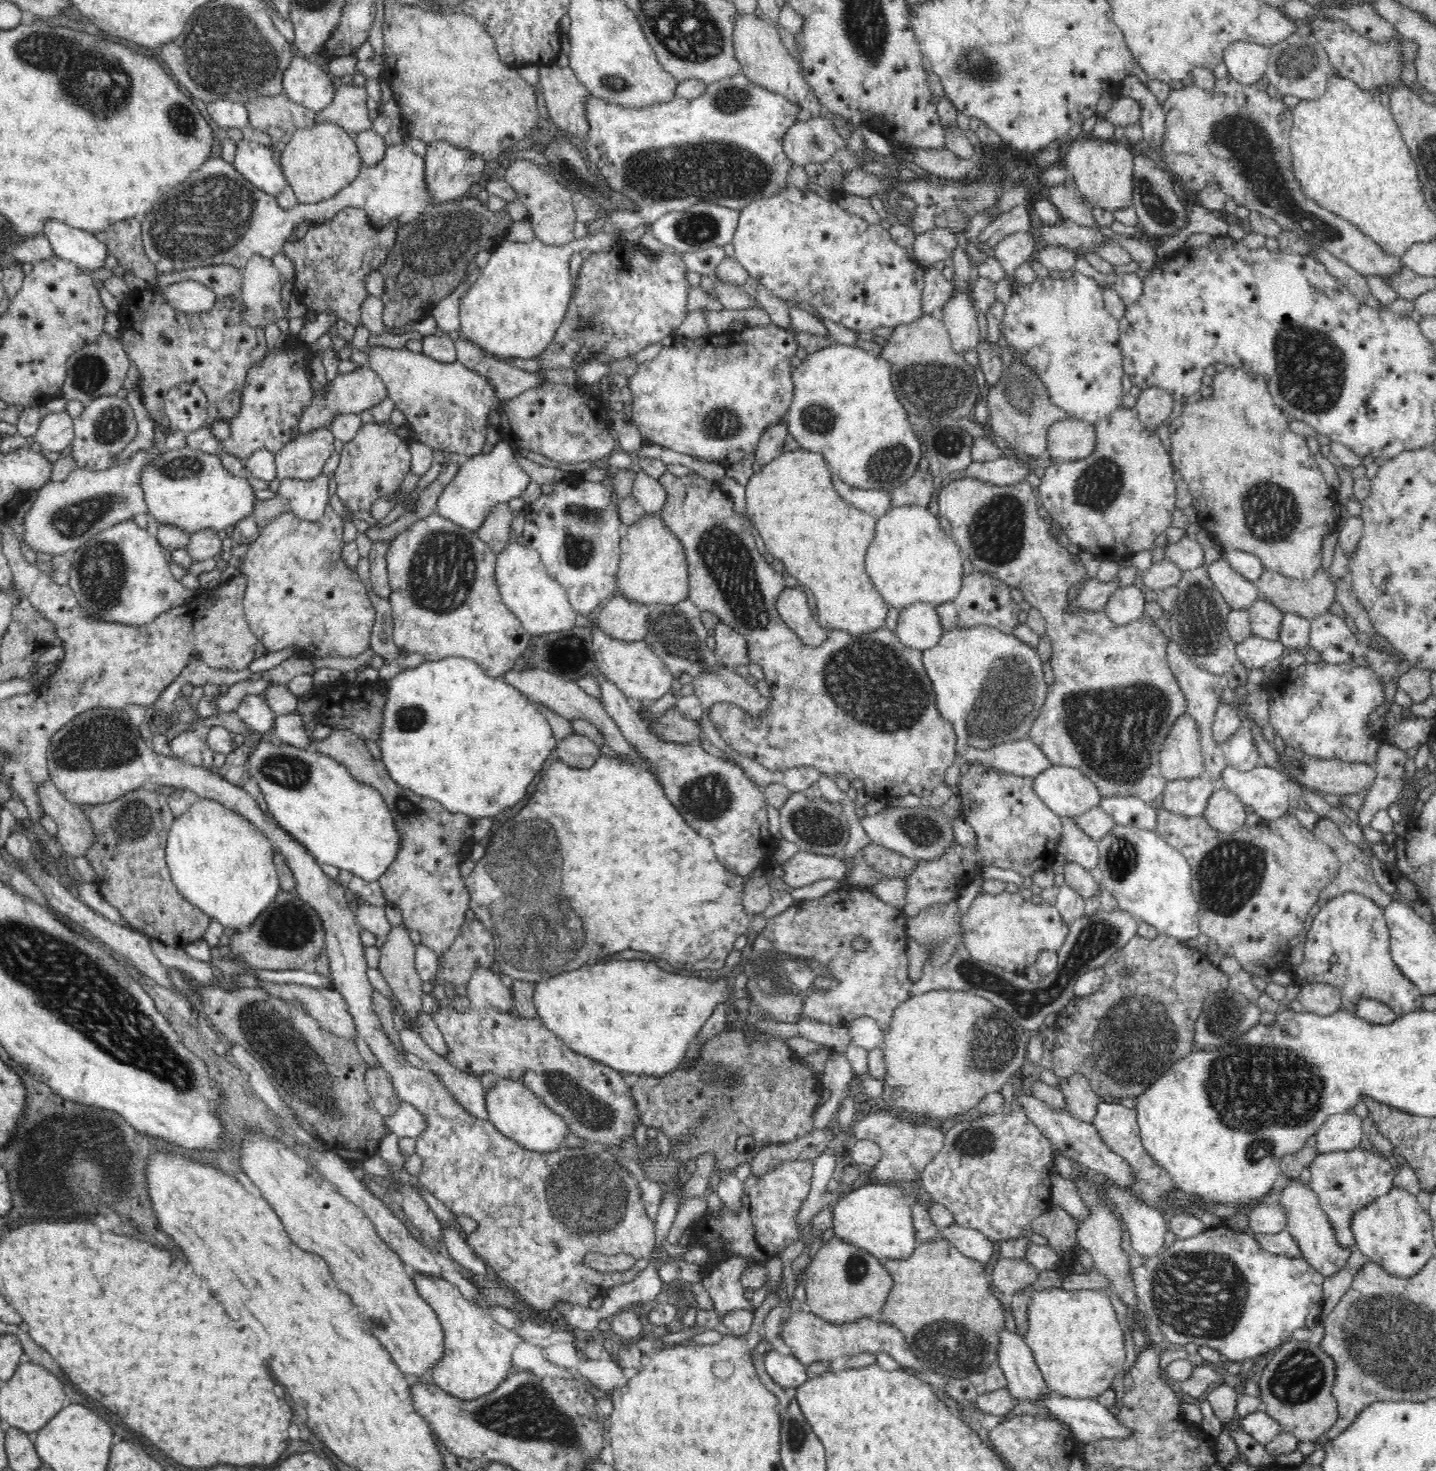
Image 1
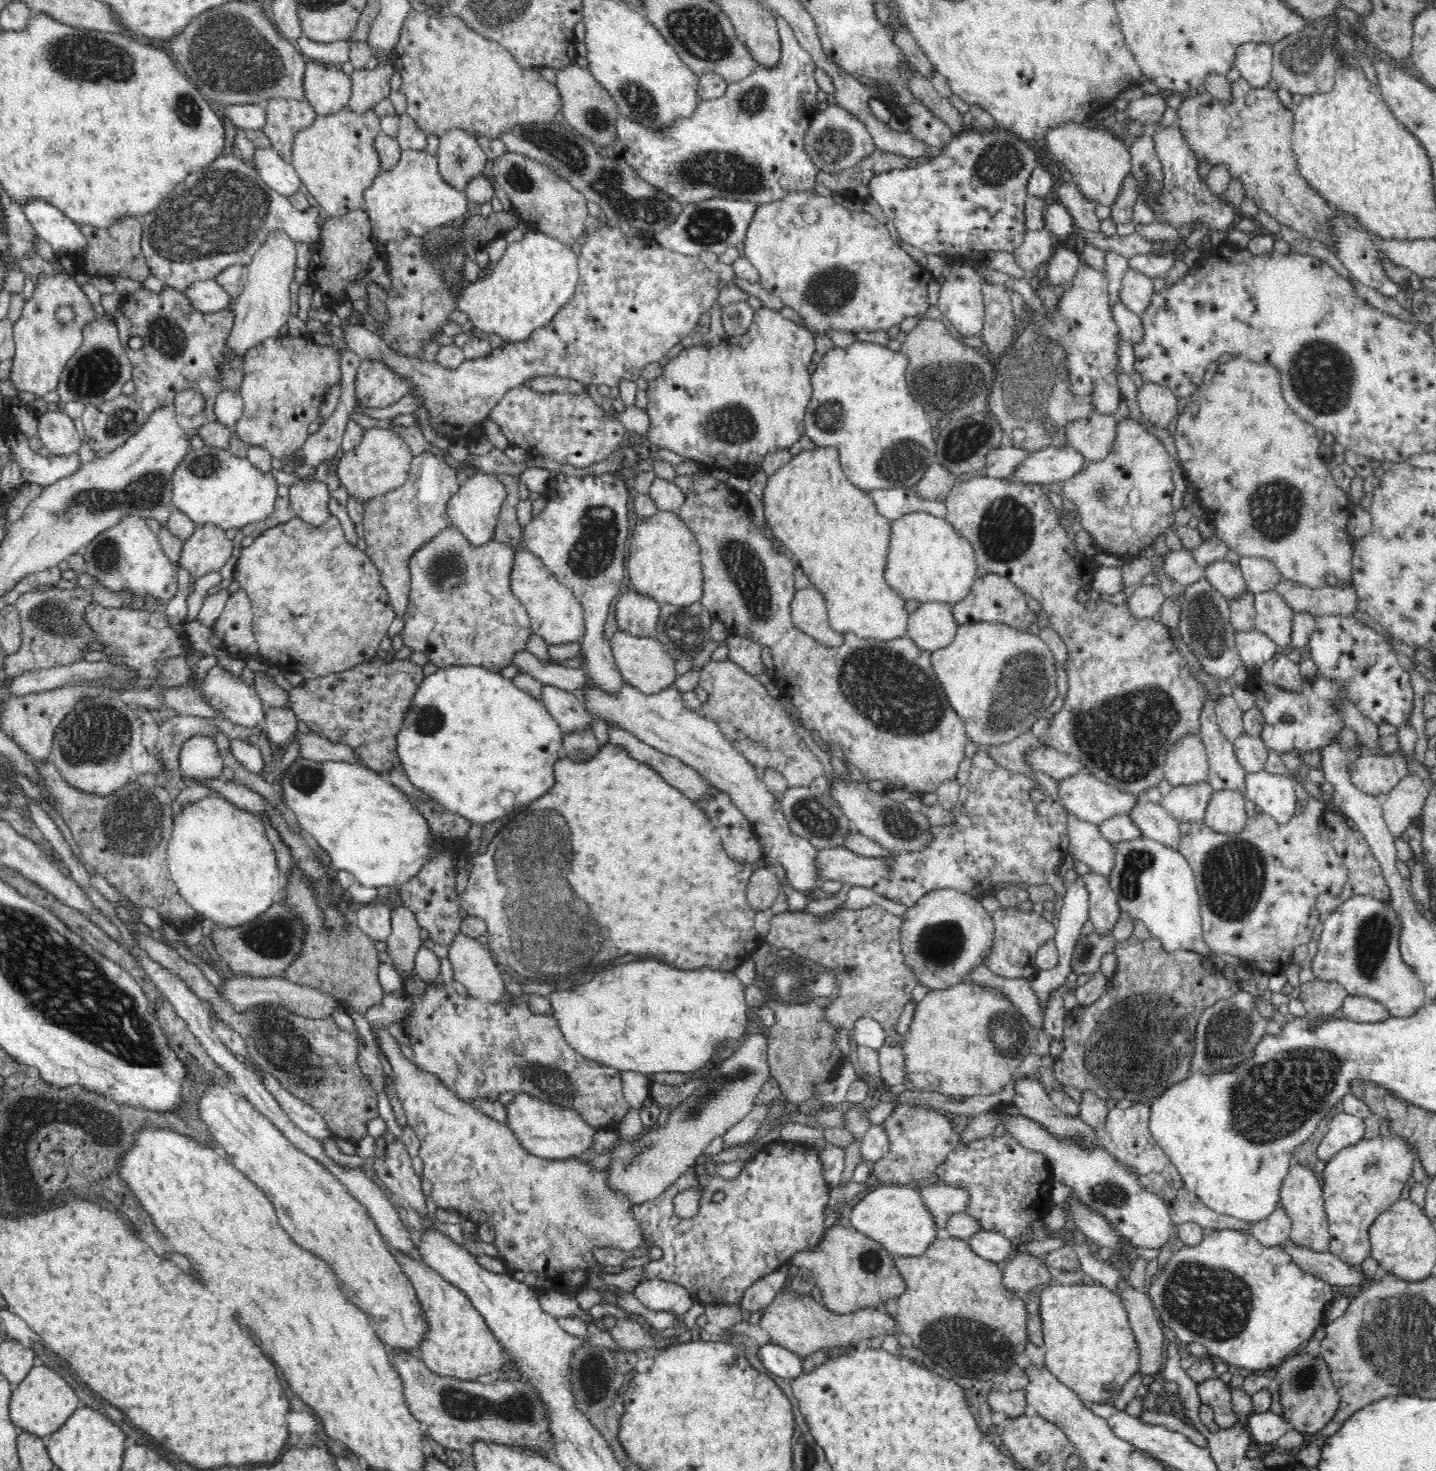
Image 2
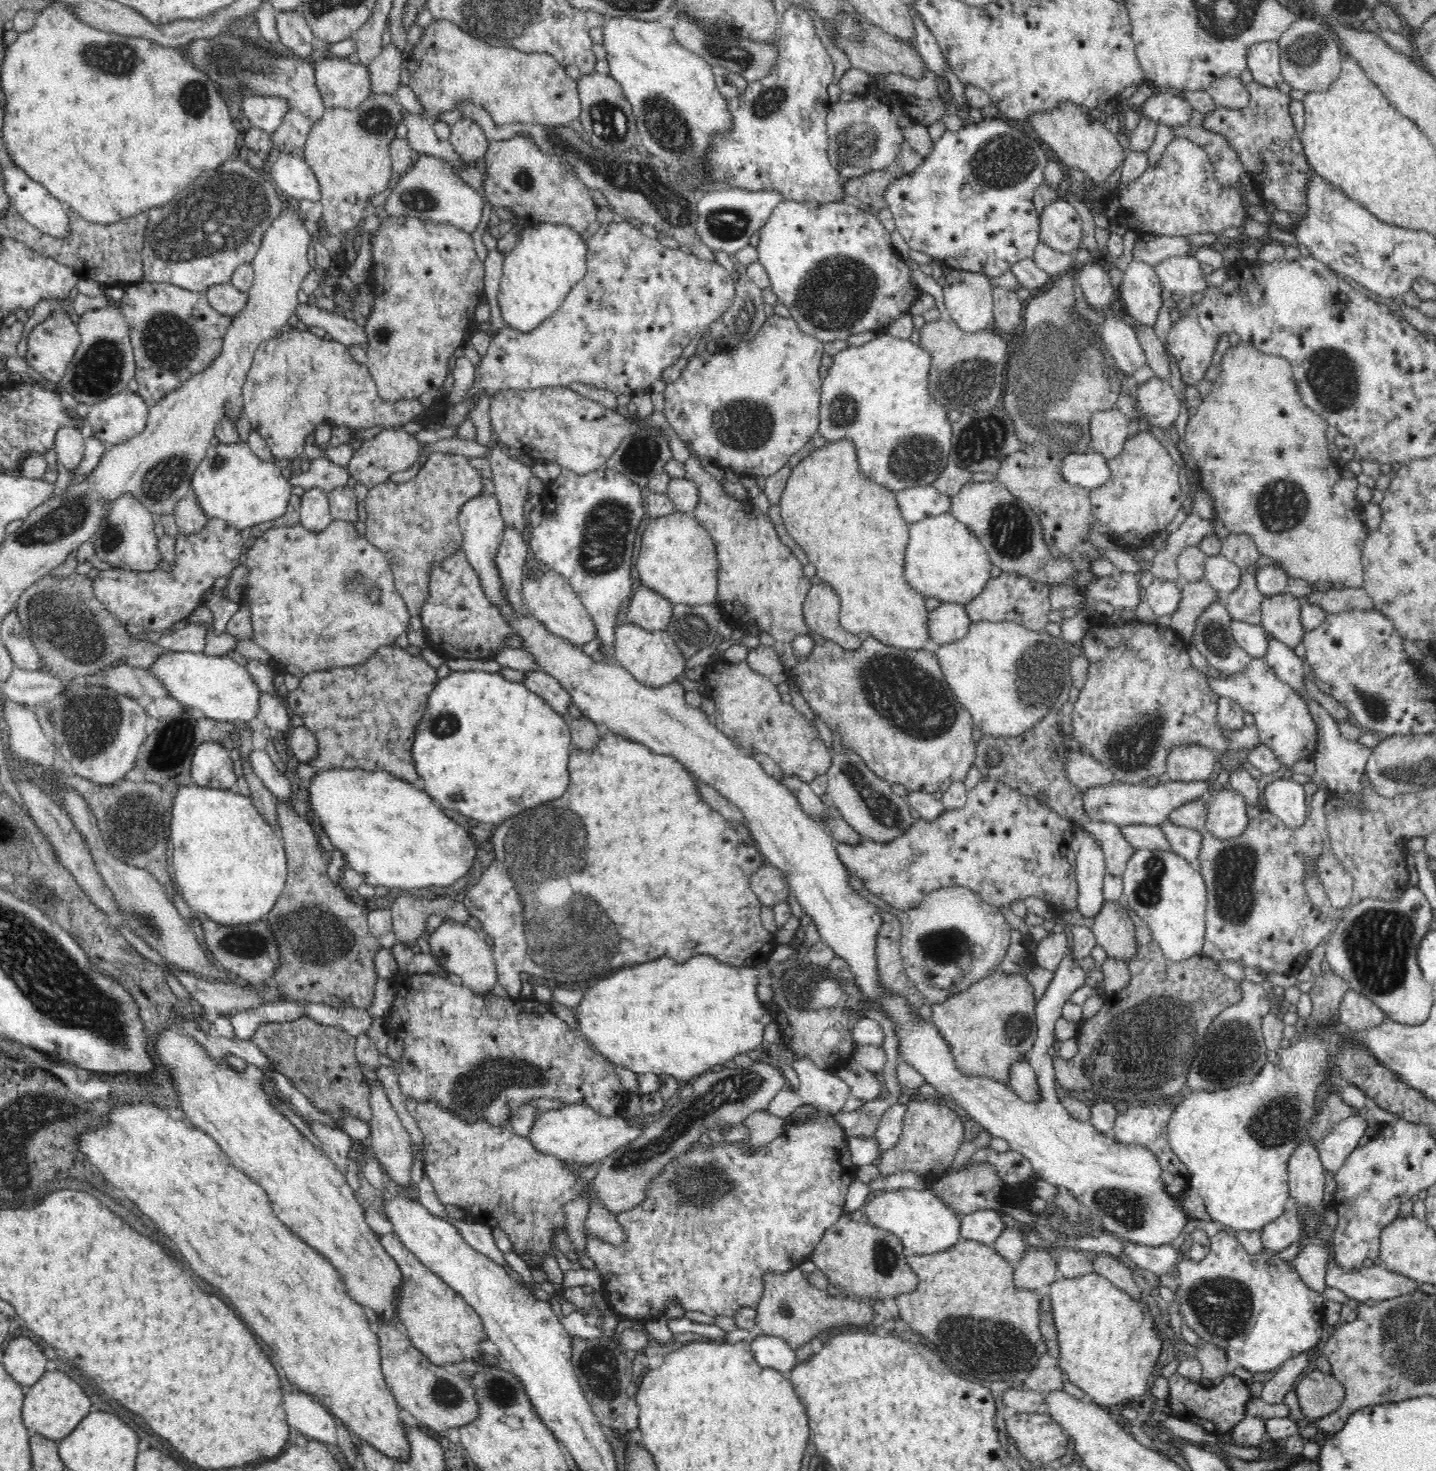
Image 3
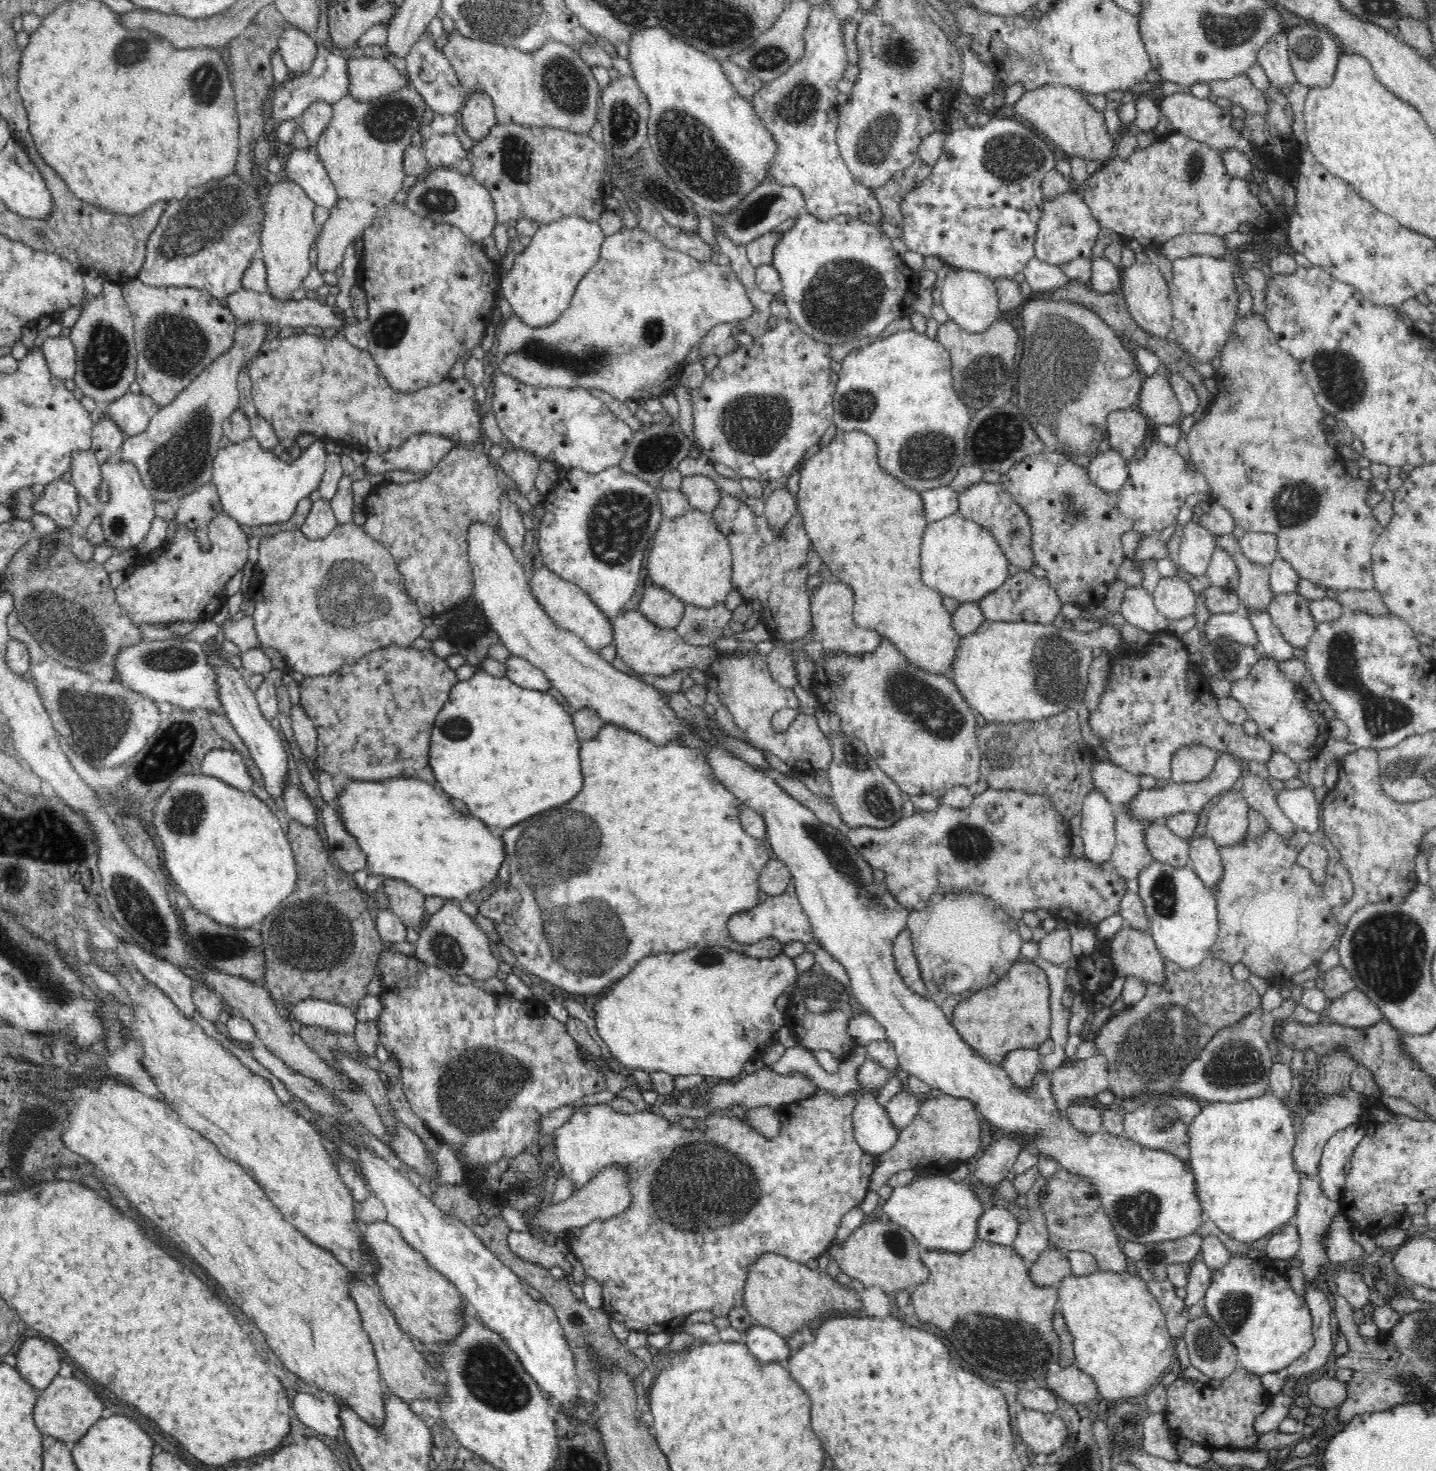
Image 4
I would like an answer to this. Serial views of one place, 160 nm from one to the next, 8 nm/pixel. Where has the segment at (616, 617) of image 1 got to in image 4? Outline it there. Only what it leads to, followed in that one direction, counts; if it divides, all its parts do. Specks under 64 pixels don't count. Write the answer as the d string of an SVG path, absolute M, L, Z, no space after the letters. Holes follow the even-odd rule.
M653 585L645 589L638 611L658 627L675 629L685 616L686 604L664 587Z

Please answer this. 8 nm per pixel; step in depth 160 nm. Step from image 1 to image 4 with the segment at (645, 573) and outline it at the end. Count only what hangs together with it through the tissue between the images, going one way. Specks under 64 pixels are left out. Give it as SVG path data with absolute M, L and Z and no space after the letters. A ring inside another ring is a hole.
M692 508L690 512L676 518L663 517L657 525L656 534L652 536L650 554L648 554L648 576L654 586L664 587L686 606L710 608L724 603L728 592L732 590L729 577L732 576L732 558L729 542L716 523L708 519L708 513Z

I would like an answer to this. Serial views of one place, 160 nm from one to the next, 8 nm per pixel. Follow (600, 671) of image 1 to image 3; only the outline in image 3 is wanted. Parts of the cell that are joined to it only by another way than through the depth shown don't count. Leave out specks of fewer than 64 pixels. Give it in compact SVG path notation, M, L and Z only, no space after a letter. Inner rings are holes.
M634 623L620 624L615 628L615 657L613 662L624 667L646 687L658 688L670 684L684 672L687 658L682 655L668 631L646 631Z

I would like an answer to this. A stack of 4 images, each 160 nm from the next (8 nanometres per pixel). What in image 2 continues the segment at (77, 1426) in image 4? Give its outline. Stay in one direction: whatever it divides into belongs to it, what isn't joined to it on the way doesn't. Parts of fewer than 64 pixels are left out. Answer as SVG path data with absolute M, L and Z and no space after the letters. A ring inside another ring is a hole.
M46 1365L29 1369L28 1376L20 1385L13 1386L9 1400L9 1419L19 1430L31 1432L37 1437L46 1438L58 1428L81 1406L72 1386Z

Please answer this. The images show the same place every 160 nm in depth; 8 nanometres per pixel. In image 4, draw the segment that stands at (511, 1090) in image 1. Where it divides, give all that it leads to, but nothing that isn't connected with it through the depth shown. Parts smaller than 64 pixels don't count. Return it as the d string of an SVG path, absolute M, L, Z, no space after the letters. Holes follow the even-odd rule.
M860 1088L858 1090L849 1092L847 1095L844 1095L843 1097L836 1097L830 1093L824 1093L822 1091L821 1093L818 1093L816 1095L813 1095L812 1097L809 1097L808 1099L802 1099L799 1101L794 1101L785 1105L780 1105L777 1109L777 1115L779 1116L779 1133L775 1137L766 1137L752 1125L748 1125L744 1119L738 1118L732 1114L728 1115L711 1115L710 1118L707 1120L708 1128L705 1131L702 1131L700 1129L694 1129L689 1130L688 1128L682 1128L682 1127L676 1127L675 1123L670 1123L666 1117L664 1117L661 1113L656 1114L648 1111L637 1111L634 1114L623 1114L618 1111L614 1111L610 1107L610 1105L607 1105L605 1103L600 1104L594 1104L594 1105L581 1105L579 1108L576 1108L574 1110L574 1114L570 1116L570 1120L566 1122L566 1124L562 1124L560 1128L556 1128L554 1132L552 1132L552 1135L555 1135L555 1146L557 1150L557 1160L560 1163L561 1173L564 1177L568 1177L572 1183L574 1183L575 1191L580 1190L580 1188L584 1188L584 1185L588 1184L590 1180L593 1180L594 1177L597 1176L598 1172L602 1168L606 1168L606 1166L609 1166L610 1164L622 1164L626 1165L628 1167L628 1171L631 1173L631 1203L630 1206L624 1210L624 1212L621 1212L619 1215L613 1216L610 1219L604 1219L603 1221L594 1221L590 1224L587 1224L586 1227L582 1228L575 1228L574 1230L566 1231L564 1232L563 1236L565 1239L565 1243L567 1246L569 1246L569 1252L572 1252L574 1256L580 1262L582 1263L582 1266L585 1270L585 1274L596 1280L598 1284L602 1287L602 1294L603 1294L603 1309L605 1312L615 1320L622 1322L626 1326L626 1328L629 1328L630 1331L644 1331L645 1333L649 1334L658 1334L658 1332L664 1332L664 1334L671 1334L680 1326L680 1324L683 1324L686 1318L690 1316L690 1313L698 1312L698 1310L709 1310L712 1312L714 1316L727 1316L728 1312L730 1312L730 1308L734 1308L735 1306L742 1306L743 1305L743 1292L744 1292L744 1285L746 1284L747 1280L747 1272L750 1271L751 1264L758 1262L760 1258L764 1254L768 1253L775 1253L778 1255L784 1255L784 1258L788 1258L790 1260L796 1261L798 1263L805 1264L812 1260L812 1258L817 1259L821 1254L824 1254L824 1251L829 1248L829 1245L832 1244L834 1238L836 1237L836 1231L838 1230L838 1227L840 1226L840 1222L842 1222L842 1217L850 1208L854 1208L854 1206L858 1206L864 1198L866 1198L866 1193L869 1191L868 1186L870 1185L870 1180L872 1177L872 1174L874 1172L874 1168L876 1168L876 1162L878 1162L878 1157L876 1155L872 1155L870 1153L866 1153L866 1151L862 1150L860 1148L860 1145L856 1144L856 1137L854 1137L854 1127L852 1127L852 1110L856 1108L856 1102L858 1102L858 1098L860 1098L860 1094L862 1094L862 1089L867 1088ZM742 1210L750 1210L744 1218L742 1218L742 1224L732 1224L732 1226L720 1226L720 1228L702 1228L702 1230L698 1230L698 1226L696 1226L696 1218L698 1218L698 1214L702 1214L702 1216L722 1216L722 1214L740 1214Z

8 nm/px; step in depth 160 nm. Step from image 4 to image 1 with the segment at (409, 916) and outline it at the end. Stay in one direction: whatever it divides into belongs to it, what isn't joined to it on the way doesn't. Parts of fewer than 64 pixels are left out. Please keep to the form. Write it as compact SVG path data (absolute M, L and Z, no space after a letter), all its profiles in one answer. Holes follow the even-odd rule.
M394 926L381 946L381 962L378 970L392 989L394 996L399 1000L401 1010L407 1018L407 1028L416 1032L418 1030L418 1016L422 1006L422 980L415 968L415 945L410 939L410 932L404 926Z

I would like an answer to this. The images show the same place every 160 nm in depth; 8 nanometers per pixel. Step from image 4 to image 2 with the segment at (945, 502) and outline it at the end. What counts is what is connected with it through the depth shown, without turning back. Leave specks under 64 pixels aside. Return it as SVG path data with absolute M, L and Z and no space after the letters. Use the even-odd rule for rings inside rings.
M914 487L877 489L869 492L878 513L889 521L910 512L927 512L932 516L945 519L944 501L921 498Z

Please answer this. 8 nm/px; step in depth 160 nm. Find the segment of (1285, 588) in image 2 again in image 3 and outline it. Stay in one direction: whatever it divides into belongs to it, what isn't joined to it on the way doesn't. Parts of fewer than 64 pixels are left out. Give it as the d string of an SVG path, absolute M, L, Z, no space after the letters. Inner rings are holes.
M1344 587L1341 590L1330 589L1323 592L1310 592L1303 596L1303 601L1312 603L1327 613L1343 613L1348 610L1373 610L1372 601L1363 588Z

